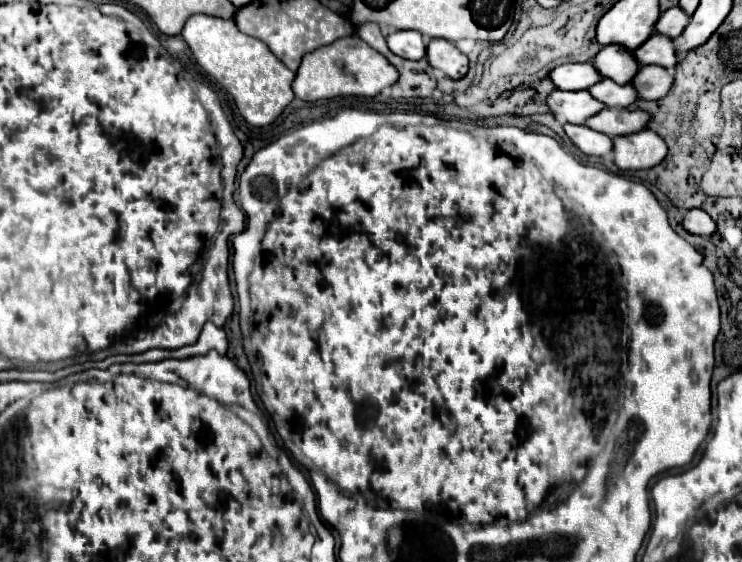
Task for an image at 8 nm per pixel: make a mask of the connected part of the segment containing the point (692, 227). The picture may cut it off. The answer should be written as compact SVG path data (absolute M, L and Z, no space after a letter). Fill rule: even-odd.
M692 208L684 214L682 226L690 234L698 234L698 236L710 236L716 230L714 220L704 210L698 210L698 208Z

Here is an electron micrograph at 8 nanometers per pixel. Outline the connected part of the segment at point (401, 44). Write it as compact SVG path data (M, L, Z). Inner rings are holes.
M394 30L388 36L388 48L408 60L420 60L426 54L426 44L422 34L416 30Z

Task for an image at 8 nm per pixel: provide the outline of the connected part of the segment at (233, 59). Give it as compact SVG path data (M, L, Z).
M194 14L182 30L182 38L190 46L196 62L216 78L234 98L240 114L252 126L268 126L294 98L294 72L288 70L264 42L242 34L234 20L224 20L206 14Z

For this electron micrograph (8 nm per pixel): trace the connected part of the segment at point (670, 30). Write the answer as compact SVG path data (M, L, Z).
M674 6L674 8L666 10L666 12L658 18L658 22L656 22L656 26L654 26L654 32L656 32L656 34L664 34L664 36L668 36L670 40L676 40L676 38L682 34L682 30L684 30L686 24L688 24L688 16L686 16L678 6Z

